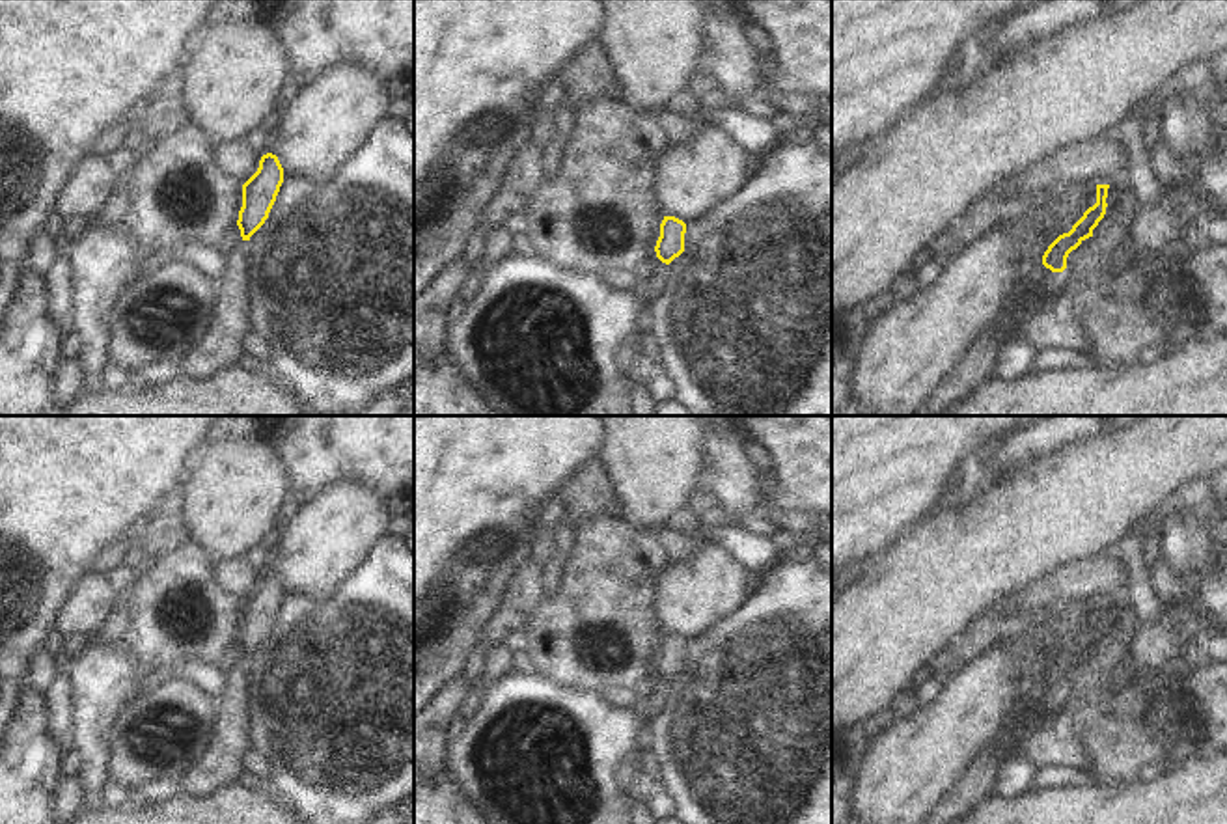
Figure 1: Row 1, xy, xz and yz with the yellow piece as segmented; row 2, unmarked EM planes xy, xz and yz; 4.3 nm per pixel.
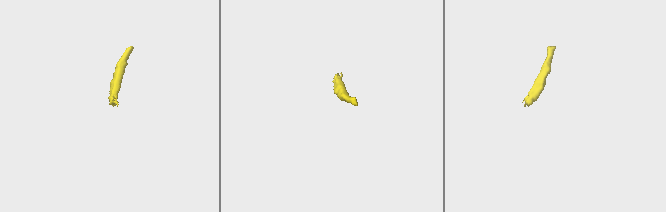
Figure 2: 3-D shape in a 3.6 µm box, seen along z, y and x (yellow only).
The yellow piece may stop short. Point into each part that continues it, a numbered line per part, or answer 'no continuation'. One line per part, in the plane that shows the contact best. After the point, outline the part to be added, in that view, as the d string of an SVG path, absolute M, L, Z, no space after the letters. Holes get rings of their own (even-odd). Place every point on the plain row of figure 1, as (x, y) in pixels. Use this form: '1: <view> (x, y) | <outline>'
1: yz (978, 782) | M1037 682L1020 694L996 738L968 766L923 824L955 824L966 818L979 802L994 796L1001 762L1020 751L1022 738L1026 736L1022 729L1037 714L1044 714L1050 708L1054 695L1055 690L1044 682Z

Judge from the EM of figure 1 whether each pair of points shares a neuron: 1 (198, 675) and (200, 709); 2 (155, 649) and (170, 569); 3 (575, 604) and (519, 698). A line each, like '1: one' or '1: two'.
1: two
2: one
3: two

